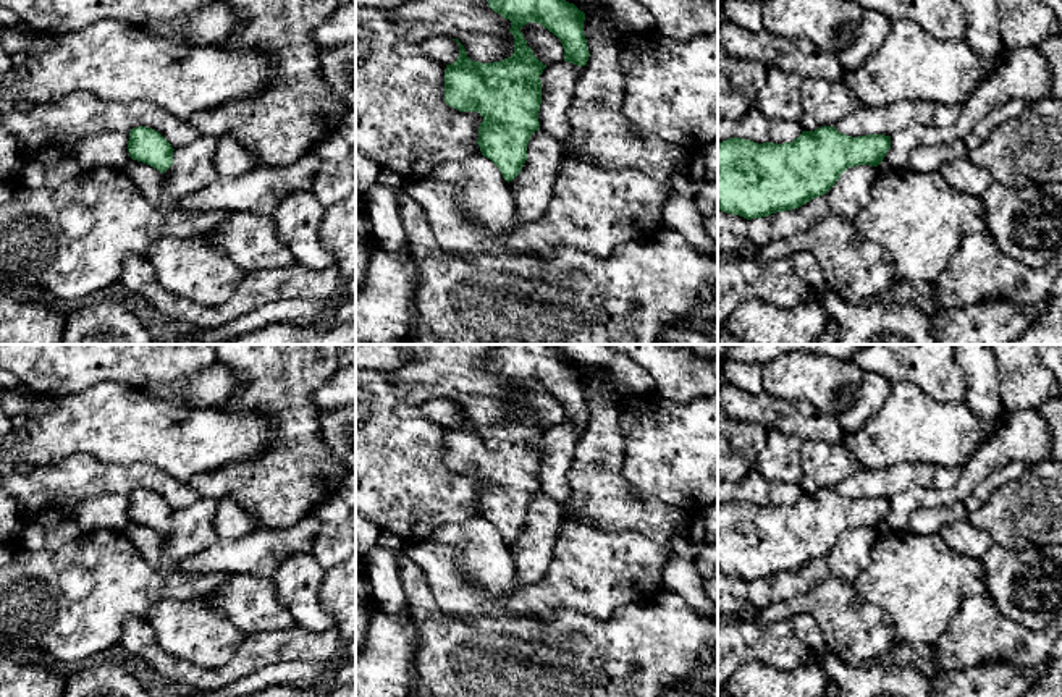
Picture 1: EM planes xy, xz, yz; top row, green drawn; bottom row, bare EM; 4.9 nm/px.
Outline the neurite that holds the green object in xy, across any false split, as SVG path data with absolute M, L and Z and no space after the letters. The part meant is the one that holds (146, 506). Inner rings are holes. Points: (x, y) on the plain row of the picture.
M137 488L129 493L128 514L133 522L165 535L173 527L171 506L155 492Z

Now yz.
M834 488L802 493L792 505L753 505L731 500L718 506L718 571L747 582L799 571L824 558L841 537L858 527L878 529L891 511L891 498L847 498Z

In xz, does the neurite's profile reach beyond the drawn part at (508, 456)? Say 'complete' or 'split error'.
complete

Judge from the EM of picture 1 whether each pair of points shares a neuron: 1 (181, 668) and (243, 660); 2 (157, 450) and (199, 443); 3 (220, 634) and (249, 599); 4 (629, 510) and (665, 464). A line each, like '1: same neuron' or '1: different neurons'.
1: same neuron
2: same neuron
3: different neurons
4: different neurons

